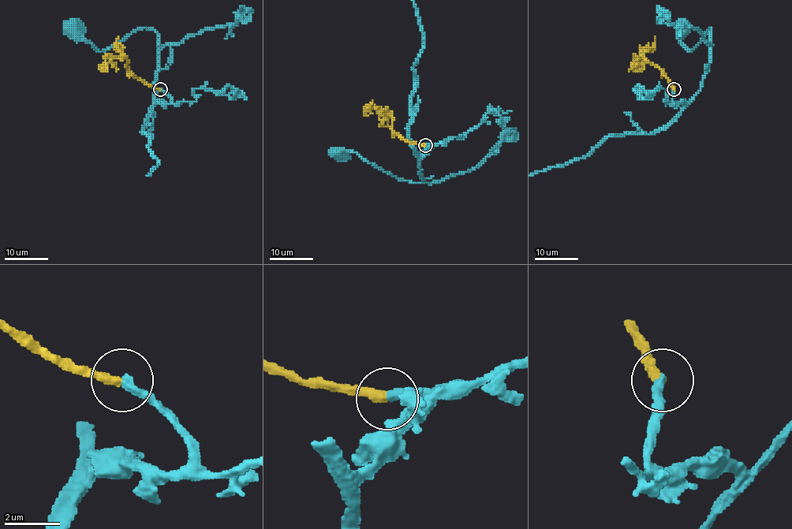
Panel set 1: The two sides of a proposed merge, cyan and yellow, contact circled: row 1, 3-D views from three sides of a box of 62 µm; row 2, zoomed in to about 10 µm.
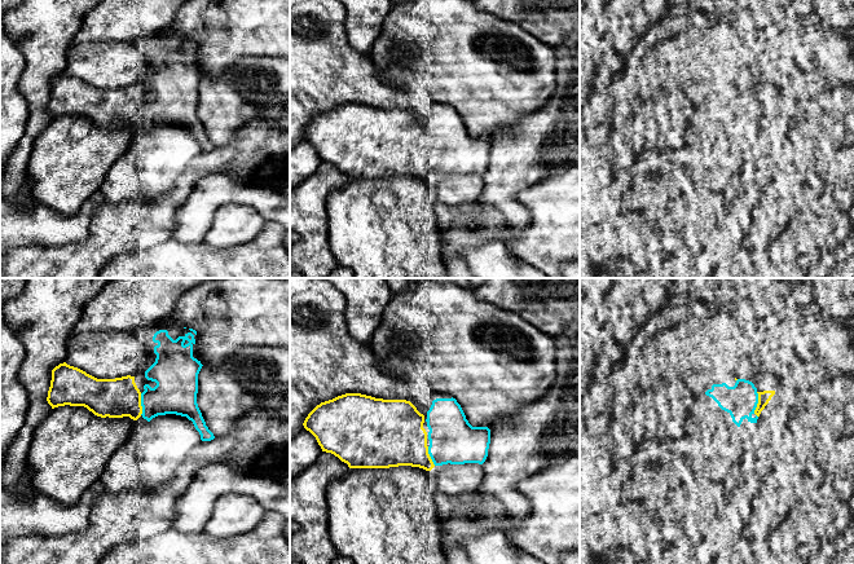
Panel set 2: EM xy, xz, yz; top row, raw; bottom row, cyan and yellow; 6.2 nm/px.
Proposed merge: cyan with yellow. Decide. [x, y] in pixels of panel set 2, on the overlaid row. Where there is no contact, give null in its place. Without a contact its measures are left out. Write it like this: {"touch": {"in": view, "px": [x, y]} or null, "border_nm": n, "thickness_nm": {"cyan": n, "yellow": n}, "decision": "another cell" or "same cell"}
{"touch": {"in": "yz", "px": [756, 405]}, "border_nm": 160, "thickness_nm": {"cyan": 200, "yellow": 80}, "decision": "same cell"}

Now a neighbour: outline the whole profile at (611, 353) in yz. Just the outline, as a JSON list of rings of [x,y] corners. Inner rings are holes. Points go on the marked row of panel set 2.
[[[608,339],[599,351],[593,369],[593,380],[607,378],[620,362],[624,345]]]

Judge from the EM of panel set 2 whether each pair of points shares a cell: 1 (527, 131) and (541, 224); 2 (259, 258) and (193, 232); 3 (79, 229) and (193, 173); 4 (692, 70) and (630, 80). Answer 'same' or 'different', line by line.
1: different
2: different
3: different
4: same

